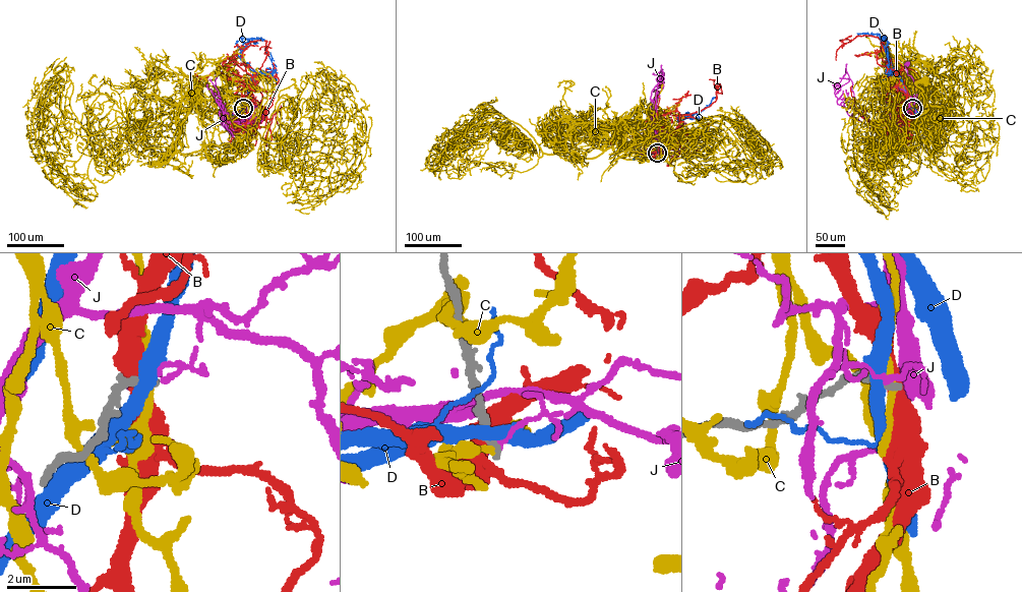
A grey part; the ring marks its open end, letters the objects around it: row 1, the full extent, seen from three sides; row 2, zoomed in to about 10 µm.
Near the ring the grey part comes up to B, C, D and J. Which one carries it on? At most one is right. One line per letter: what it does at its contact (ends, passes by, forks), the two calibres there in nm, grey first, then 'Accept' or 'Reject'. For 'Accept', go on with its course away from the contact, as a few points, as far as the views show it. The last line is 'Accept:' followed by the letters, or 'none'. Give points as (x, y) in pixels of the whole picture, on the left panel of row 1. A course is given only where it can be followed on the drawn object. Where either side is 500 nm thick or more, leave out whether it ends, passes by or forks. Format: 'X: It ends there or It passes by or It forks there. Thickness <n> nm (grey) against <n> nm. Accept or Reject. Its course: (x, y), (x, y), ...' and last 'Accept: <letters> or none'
B: It passes by. Thickness 280 nm (grey) against 440 nm. Reject
C: It passes by. Thickness 240 nm (grey) against 200 nm. Reject
D: It passes by. Thickness 300 nm (grey) against 420 nm. Reject
J: It passes by. Thickness 240 nm (grey) against 130 nm. Reject
Accept: none

